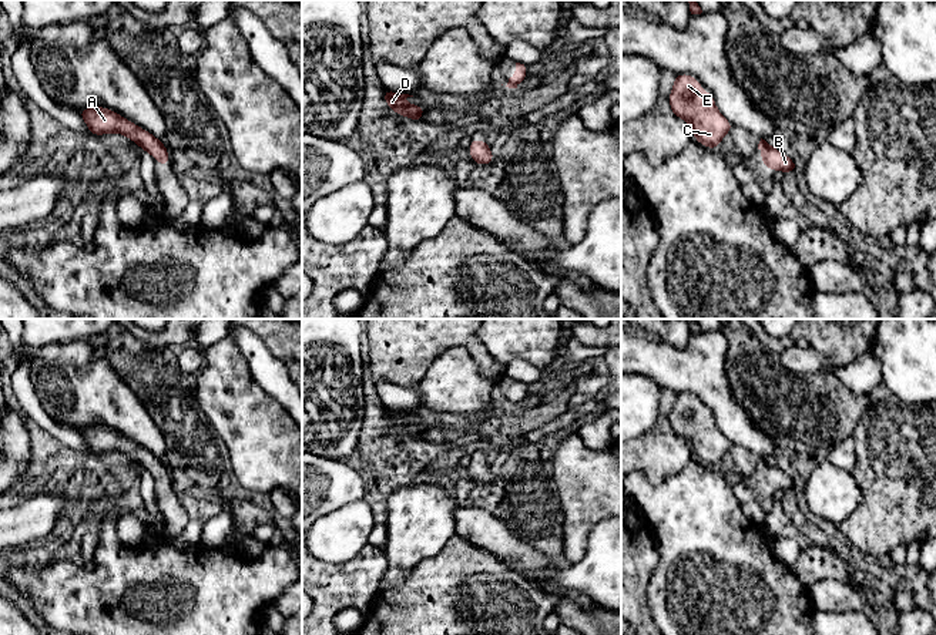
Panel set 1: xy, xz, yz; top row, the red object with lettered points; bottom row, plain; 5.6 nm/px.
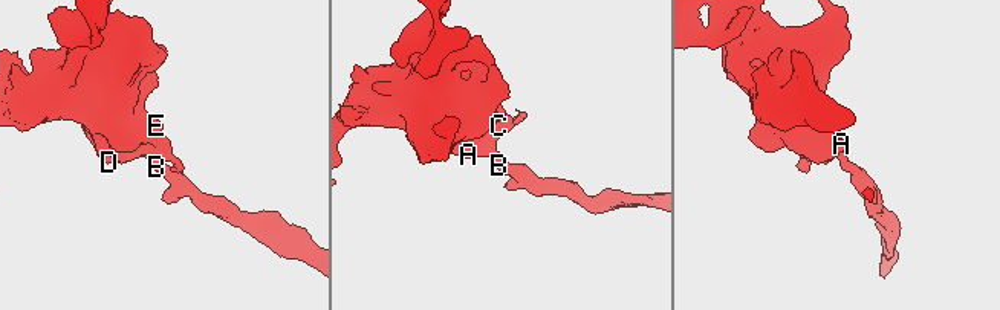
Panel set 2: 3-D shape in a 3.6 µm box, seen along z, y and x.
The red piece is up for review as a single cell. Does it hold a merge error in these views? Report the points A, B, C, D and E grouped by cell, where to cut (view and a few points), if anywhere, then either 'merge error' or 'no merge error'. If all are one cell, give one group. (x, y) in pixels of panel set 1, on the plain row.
A B C D E; no cut; no merge error

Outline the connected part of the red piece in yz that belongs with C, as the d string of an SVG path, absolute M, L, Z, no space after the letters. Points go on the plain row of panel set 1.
M691 393L674 394L674 404L667 417L671 424L671 431L684 439L692 447L692 457L707 467L717 468L722 457L734 447L719 431L712 413L709 410L702 410L700 399Z

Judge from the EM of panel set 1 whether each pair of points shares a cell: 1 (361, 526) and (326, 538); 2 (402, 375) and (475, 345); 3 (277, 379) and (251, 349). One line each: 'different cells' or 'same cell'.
1: same cell
2: same cell
3: same cell

